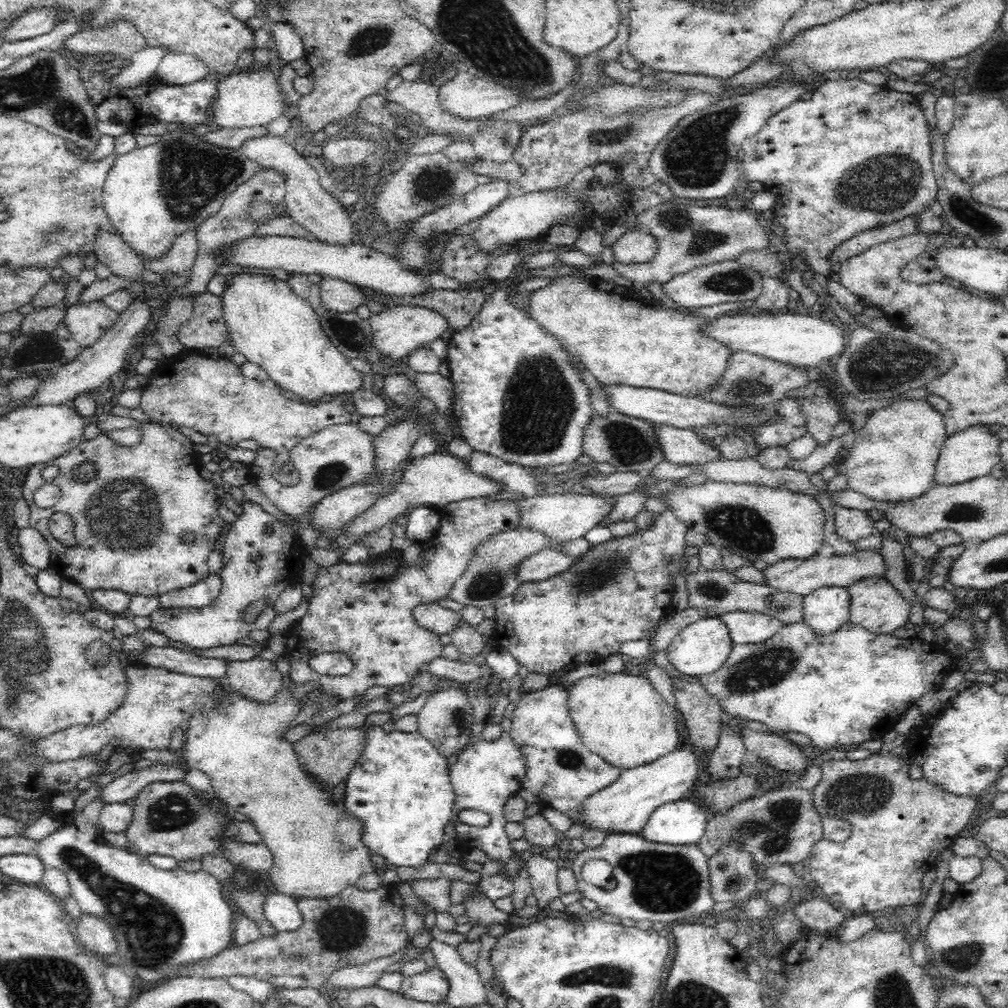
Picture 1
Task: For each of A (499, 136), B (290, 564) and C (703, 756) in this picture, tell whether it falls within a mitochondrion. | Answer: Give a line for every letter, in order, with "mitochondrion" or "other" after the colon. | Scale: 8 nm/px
A: mitochondrion
B: mitochondrion
C: other

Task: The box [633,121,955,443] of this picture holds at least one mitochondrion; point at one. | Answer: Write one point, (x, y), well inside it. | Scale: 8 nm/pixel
(884, 185)

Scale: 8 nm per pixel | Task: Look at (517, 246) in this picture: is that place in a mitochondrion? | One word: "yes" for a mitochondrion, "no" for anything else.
no

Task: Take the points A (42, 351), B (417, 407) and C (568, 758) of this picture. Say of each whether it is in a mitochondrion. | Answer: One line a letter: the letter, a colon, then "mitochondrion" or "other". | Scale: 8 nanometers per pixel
A: mitochondrion
B: mitochondrion
C: mitochondrion

